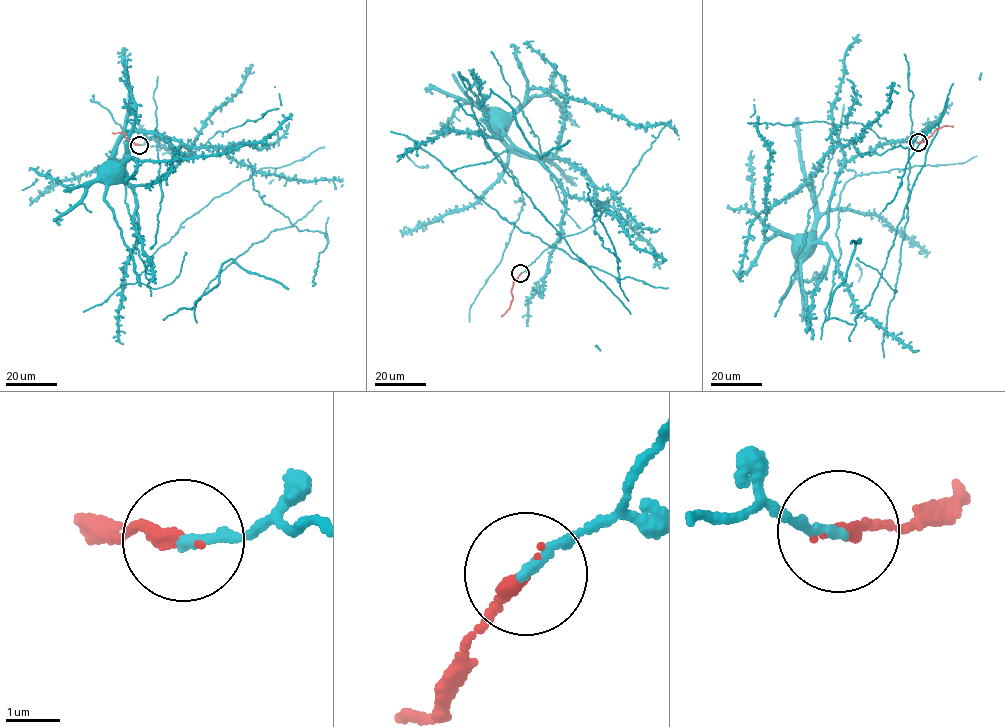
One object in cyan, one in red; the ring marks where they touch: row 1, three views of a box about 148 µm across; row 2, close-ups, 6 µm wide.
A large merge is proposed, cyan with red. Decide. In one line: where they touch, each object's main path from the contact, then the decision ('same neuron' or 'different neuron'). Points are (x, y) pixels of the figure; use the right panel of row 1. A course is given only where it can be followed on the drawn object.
(918, 142) | cyan via (917, 142), (894, 142), (885, 138), (889, 142), (850, 158), (837, 177), (826, 225), (804, 253), (800, 249) | red via (917, 142), (931, 135), (936, 129), (952, 126) | same neuron

